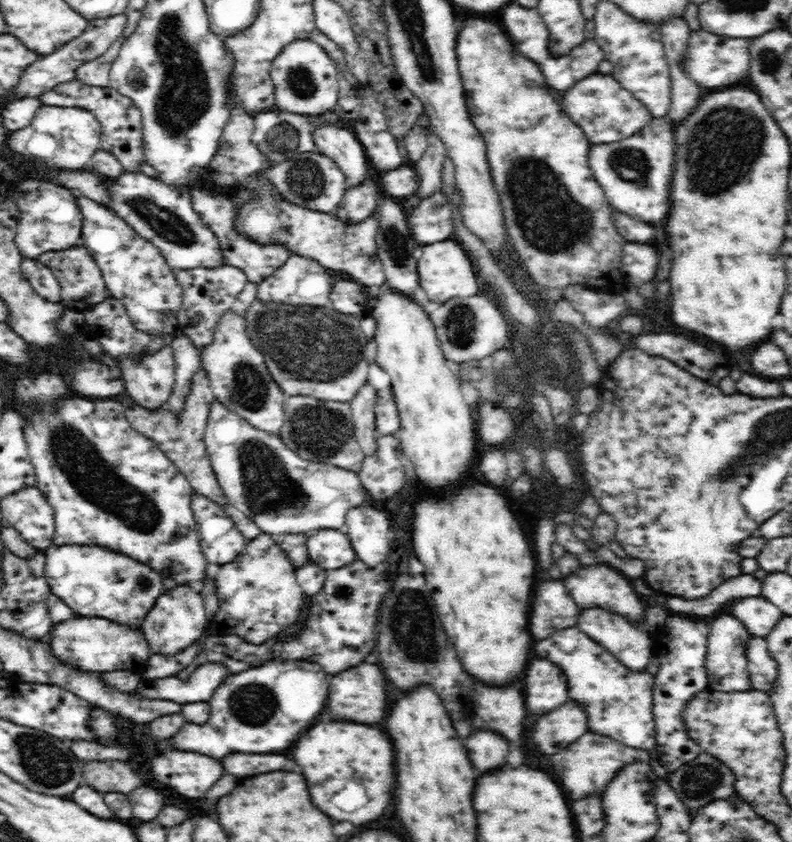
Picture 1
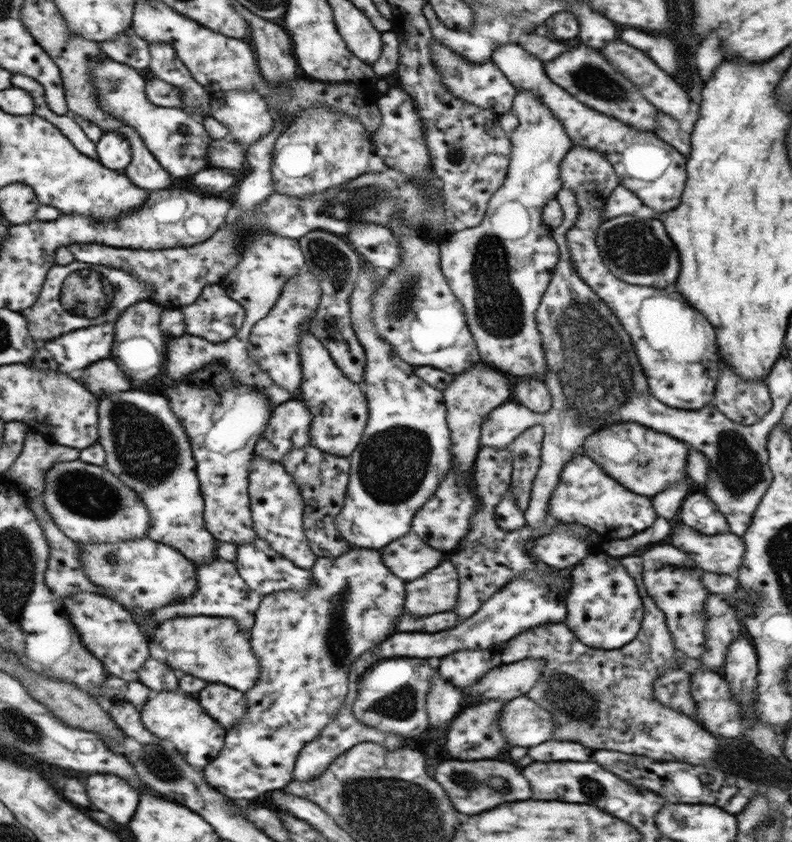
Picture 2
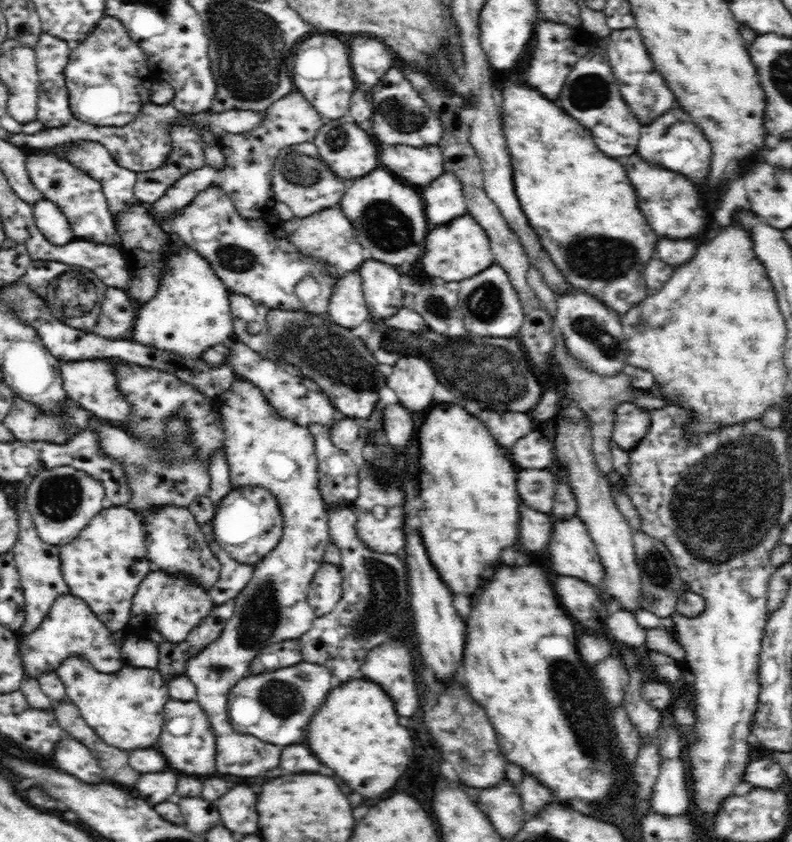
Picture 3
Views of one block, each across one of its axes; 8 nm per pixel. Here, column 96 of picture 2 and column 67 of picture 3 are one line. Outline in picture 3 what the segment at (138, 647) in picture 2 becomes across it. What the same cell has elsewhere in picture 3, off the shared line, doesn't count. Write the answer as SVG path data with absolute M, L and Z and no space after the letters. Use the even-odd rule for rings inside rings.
M69 592L58 596L48 614L31 633L19 638L19 657L27 676L38 678L44 672L55 672L66 655L86 654L92 666L101 673L113 673L126 665L121 646L111 630L89 609L81 598Z

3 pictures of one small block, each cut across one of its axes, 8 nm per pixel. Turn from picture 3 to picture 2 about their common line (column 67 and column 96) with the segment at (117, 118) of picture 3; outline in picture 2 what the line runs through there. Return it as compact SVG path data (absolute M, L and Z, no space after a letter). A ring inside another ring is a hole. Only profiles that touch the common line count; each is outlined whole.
M104 58L92 68L92 81L100 97L102 109L116 115L124 123L134 127L141 134L142 141L149 147L157 161L176 178L194 176L200 170L210 168L209 145L213 139L208 136L202 121L192 112L180 108L166 109L150 102L145 92L144 78L132 66Z

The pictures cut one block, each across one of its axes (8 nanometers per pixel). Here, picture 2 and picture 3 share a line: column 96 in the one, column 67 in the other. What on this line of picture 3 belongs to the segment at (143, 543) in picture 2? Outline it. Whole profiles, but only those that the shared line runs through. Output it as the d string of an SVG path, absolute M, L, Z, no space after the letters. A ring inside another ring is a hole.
M124 505L103 508L78 537L59 547L61 571L69 593L86 602L112 633L122 632L130 624L132 597L145 575L154 570L147 556L142 520Z

